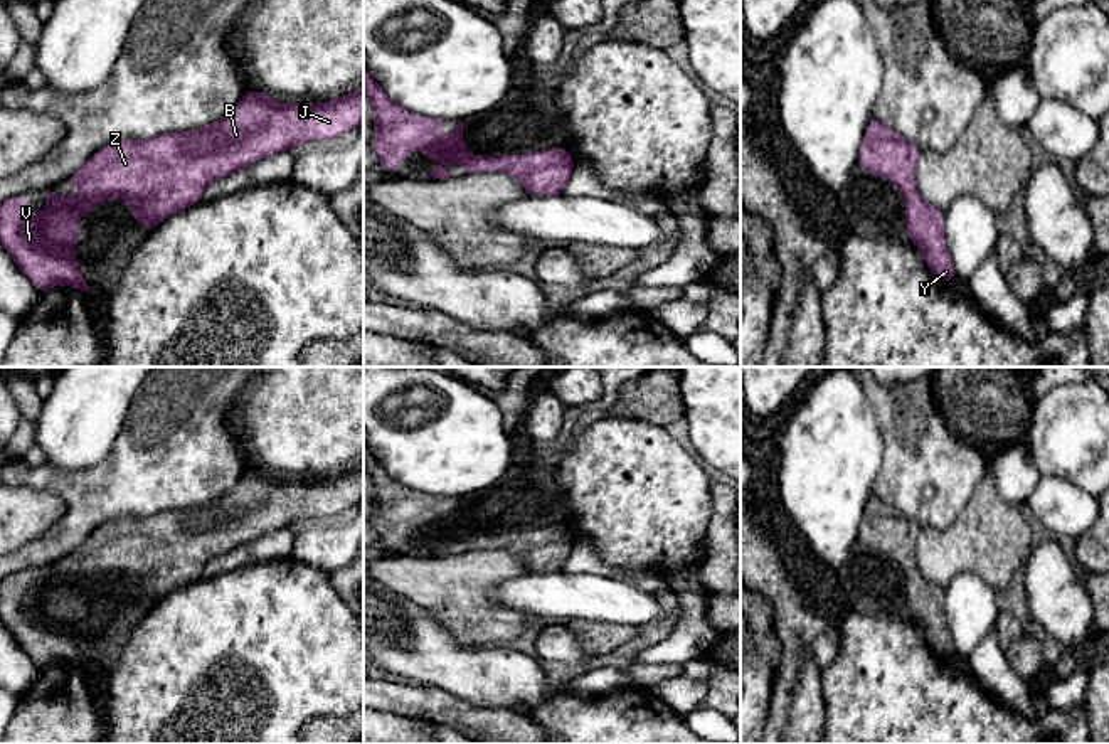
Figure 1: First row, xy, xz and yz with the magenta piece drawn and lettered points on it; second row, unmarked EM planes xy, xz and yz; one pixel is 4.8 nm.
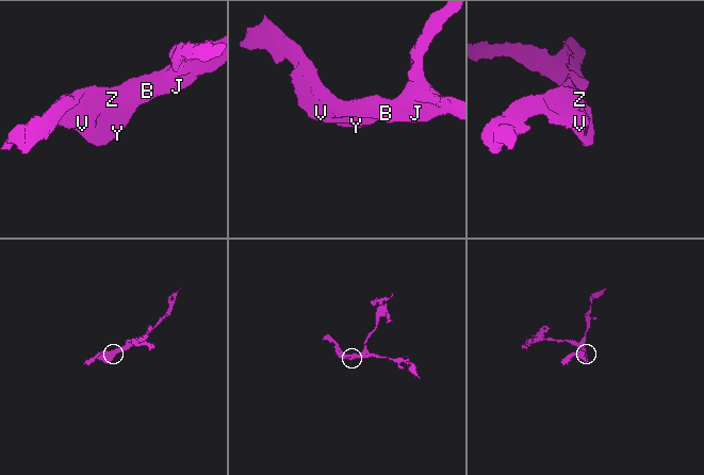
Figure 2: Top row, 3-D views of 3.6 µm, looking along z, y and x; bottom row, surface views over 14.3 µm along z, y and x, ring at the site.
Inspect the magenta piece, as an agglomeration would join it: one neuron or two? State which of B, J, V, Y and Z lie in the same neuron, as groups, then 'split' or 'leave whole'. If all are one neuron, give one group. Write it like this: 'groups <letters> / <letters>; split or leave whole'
groups B J V Y Z; leave whole

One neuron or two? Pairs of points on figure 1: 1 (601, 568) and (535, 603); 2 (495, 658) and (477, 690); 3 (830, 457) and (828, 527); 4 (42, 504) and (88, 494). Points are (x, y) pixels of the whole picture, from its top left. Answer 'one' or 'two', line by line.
1: two
2: one
3: one
4: two

